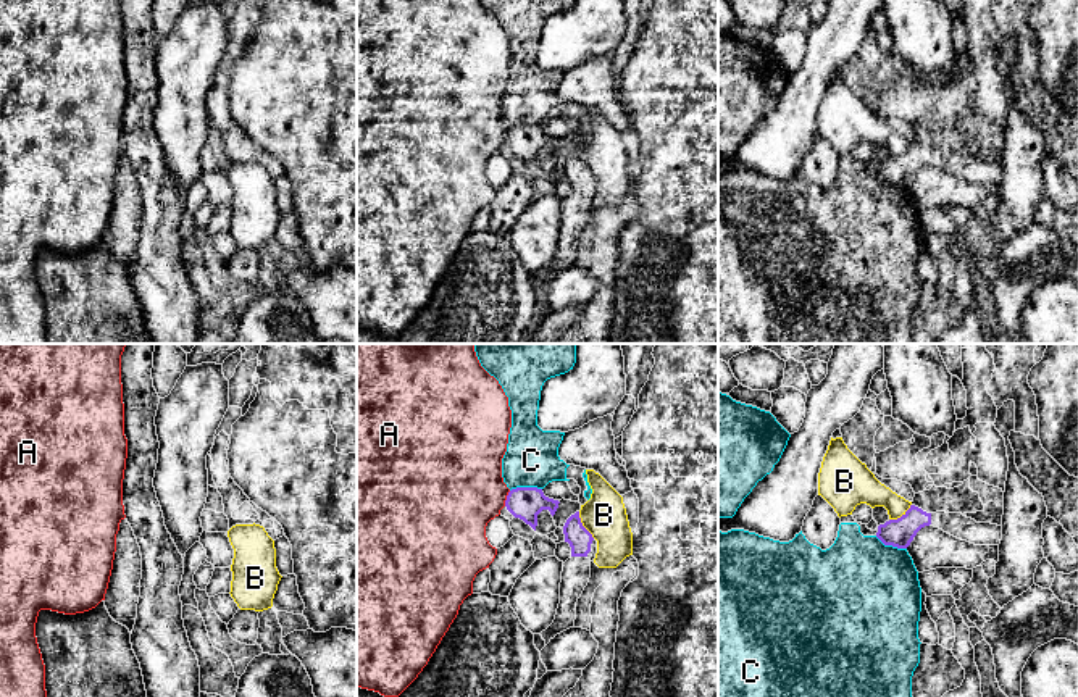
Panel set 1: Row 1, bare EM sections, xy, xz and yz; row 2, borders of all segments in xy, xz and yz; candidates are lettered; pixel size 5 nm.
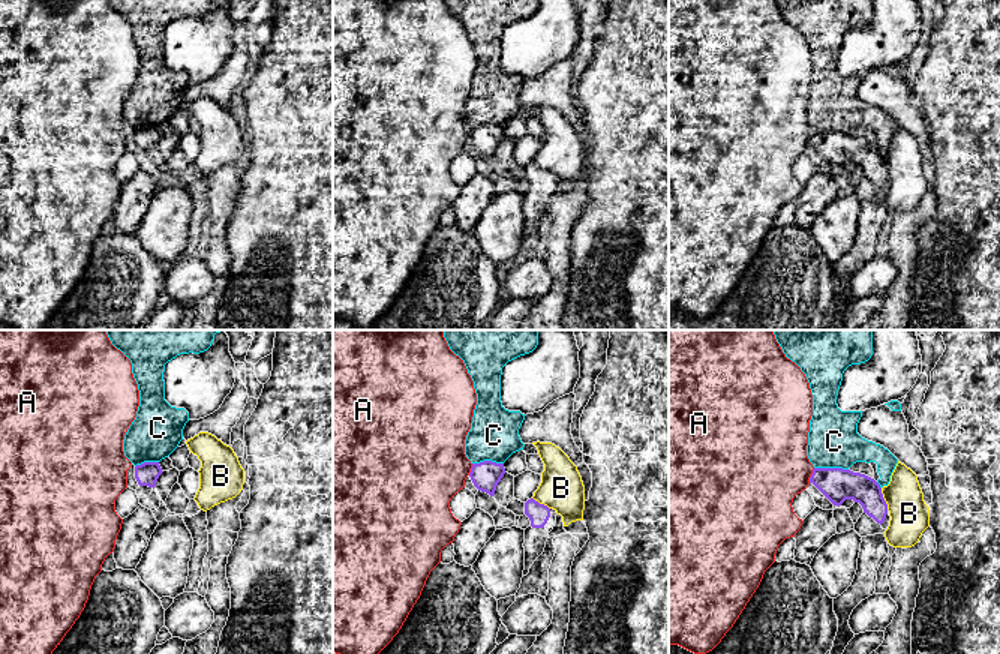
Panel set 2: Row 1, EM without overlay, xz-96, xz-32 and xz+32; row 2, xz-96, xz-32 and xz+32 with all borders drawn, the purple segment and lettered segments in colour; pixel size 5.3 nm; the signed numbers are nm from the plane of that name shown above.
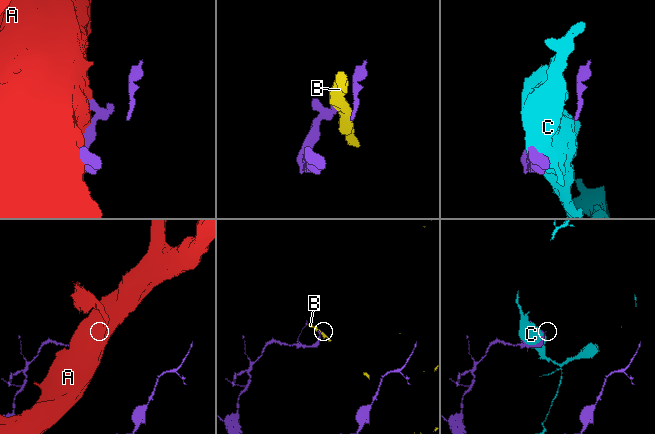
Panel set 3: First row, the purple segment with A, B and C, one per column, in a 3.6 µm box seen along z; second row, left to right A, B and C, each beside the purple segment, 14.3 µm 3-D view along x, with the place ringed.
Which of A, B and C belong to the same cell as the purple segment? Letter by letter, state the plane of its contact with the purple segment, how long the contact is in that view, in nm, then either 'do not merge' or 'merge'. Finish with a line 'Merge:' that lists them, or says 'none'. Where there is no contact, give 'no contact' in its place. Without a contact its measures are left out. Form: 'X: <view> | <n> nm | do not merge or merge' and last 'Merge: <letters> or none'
A: xz | 90 nm | do not merge
B: xz | 160 nm | do not merge
C: xz | 160 nm | do not merge
Merge: none

